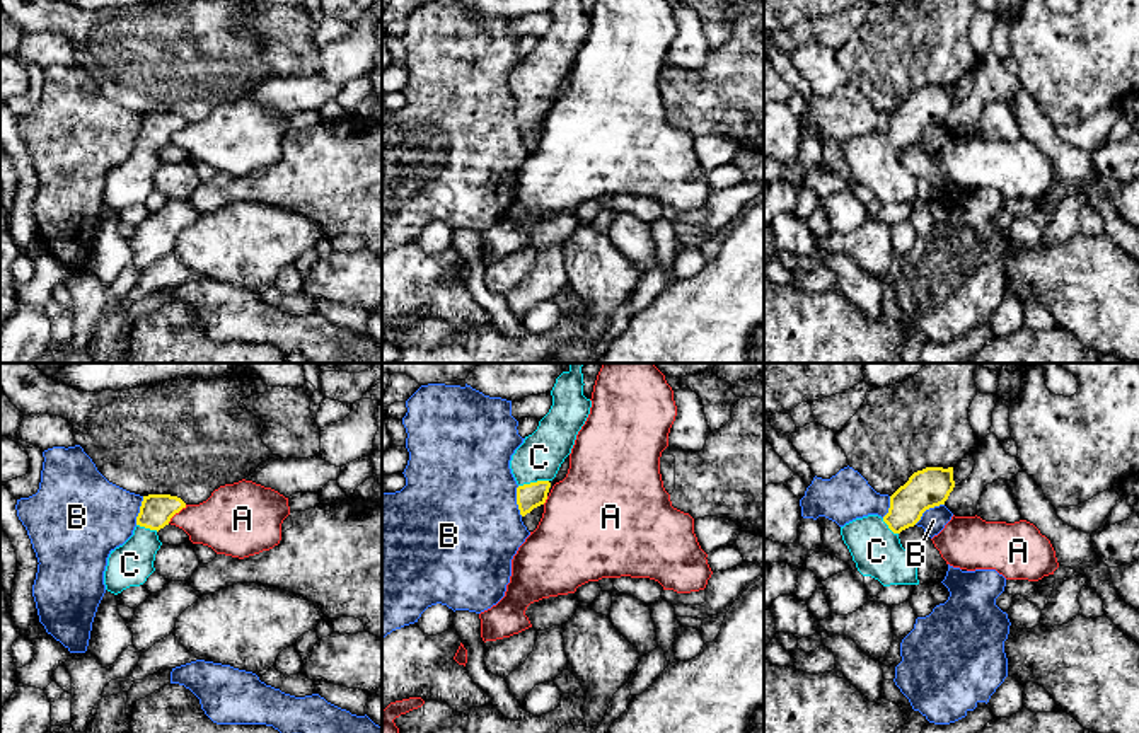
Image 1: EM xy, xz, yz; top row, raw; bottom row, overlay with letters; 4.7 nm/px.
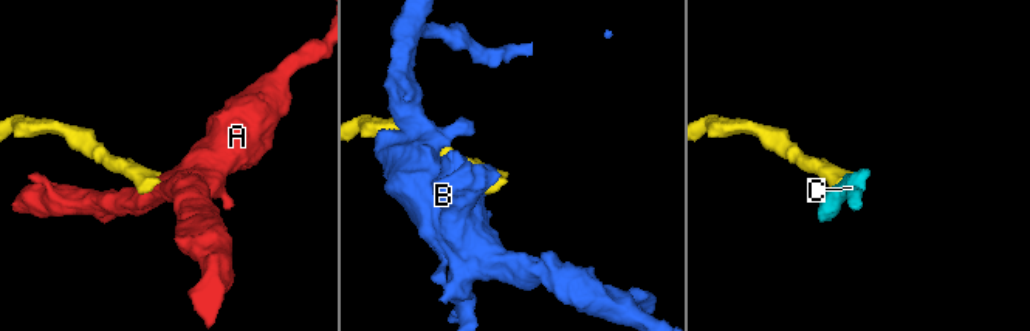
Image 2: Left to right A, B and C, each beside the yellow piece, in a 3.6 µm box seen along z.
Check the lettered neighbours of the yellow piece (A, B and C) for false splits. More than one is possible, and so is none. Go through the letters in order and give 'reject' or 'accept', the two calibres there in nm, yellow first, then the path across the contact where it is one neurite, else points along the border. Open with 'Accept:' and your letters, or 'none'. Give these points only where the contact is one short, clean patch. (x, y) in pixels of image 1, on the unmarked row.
Accept: C
A: reject | 160/280 nm
B: reject | 190/120 nm
C: accept | 120/220 nm | across xz (529, 115), (532, 101), (532, 84), (539, 75)

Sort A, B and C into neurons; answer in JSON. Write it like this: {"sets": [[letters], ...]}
{"sets": [["A"], ["B"], ["C"]]}

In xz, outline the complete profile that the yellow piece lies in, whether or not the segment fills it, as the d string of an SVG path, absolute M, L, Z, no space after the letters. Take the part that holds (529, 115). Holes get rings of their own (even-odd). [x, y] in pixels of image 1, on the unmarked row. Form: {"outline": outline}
{"outline": "M556 0L549 31L512 73L510 87L518 102L517 123L522 135L546 121L551 99L571 72L576 53L590 32L592 19L583 14L583 3Z"}

